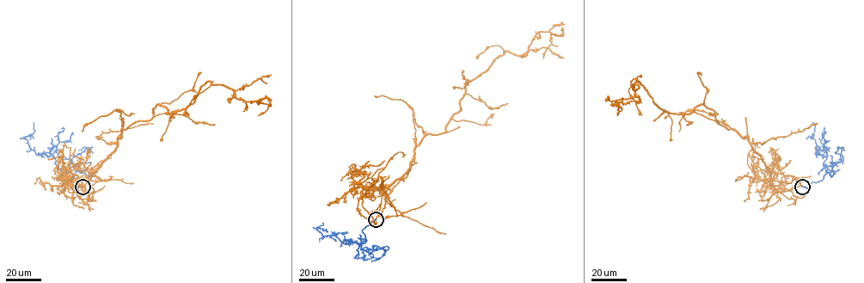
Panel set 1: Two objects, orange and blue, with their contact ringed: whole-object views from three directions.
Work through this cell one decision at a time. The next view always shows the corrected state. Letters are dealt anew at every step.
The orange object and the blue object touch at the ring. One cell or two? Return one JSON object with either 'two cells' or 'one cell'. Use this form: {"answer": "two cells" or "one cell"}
{"answer": "two cells"}

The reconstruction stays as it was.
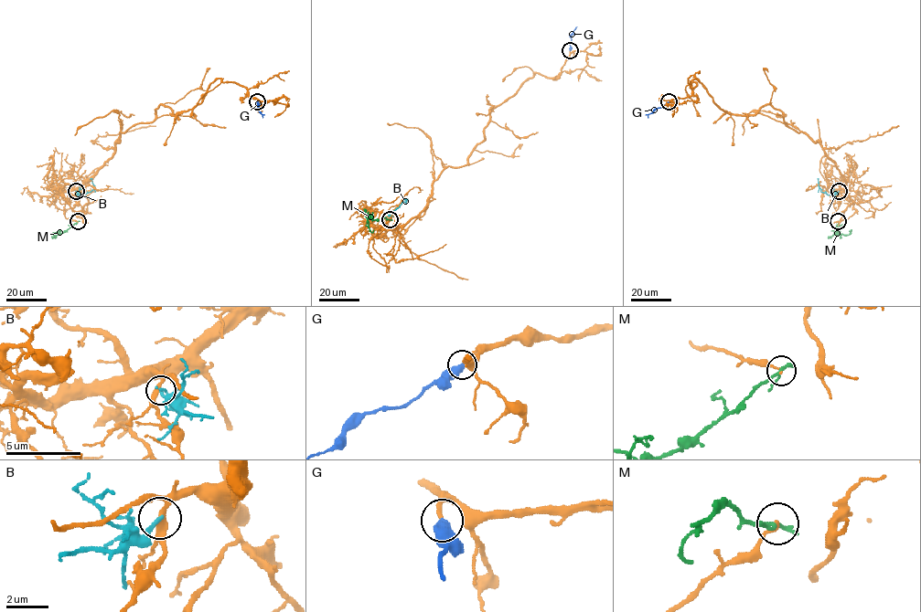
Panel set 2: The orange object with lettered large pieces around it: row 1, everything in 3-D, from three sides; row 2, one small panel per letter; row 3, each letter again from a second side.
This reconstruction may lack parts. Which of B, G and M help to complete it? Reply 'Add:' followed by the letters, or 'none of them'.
Add: G

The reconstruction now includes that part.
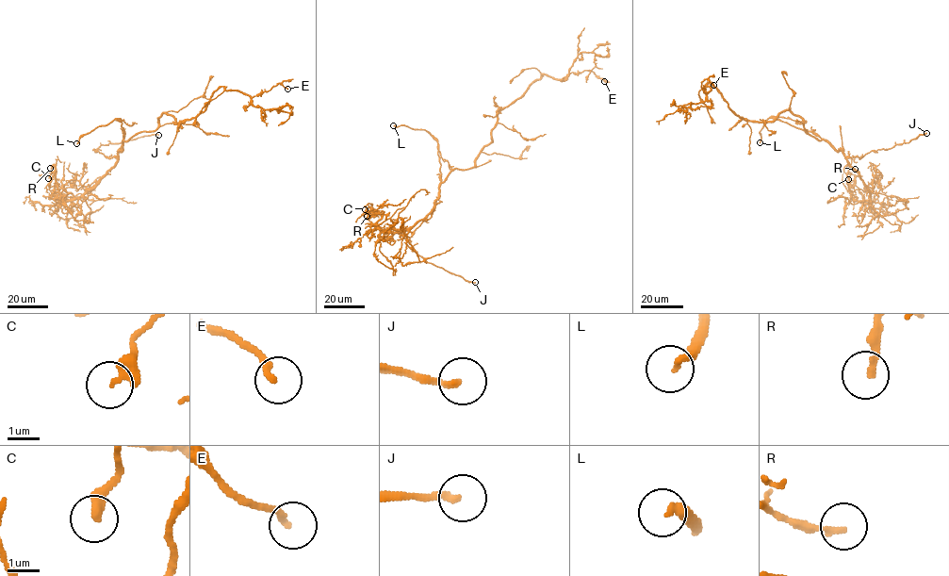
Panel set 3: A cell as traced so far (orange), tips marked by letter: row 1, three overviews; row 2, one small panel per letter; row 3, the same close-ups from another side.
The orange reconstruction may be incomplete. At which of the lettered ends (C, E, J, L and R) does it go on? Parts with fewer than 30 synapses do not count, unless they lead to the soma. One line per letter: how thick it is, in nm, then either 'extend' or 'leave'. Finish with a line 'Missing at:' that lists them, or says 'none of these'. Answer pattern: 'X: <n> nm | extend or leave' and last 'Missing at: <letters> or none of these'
C: 400 nm | leave
E: 200 nm | extend
J: 190 nm | leave
L: 240 nm | extend
R: 170 nm | leave
Missing at: E, L

